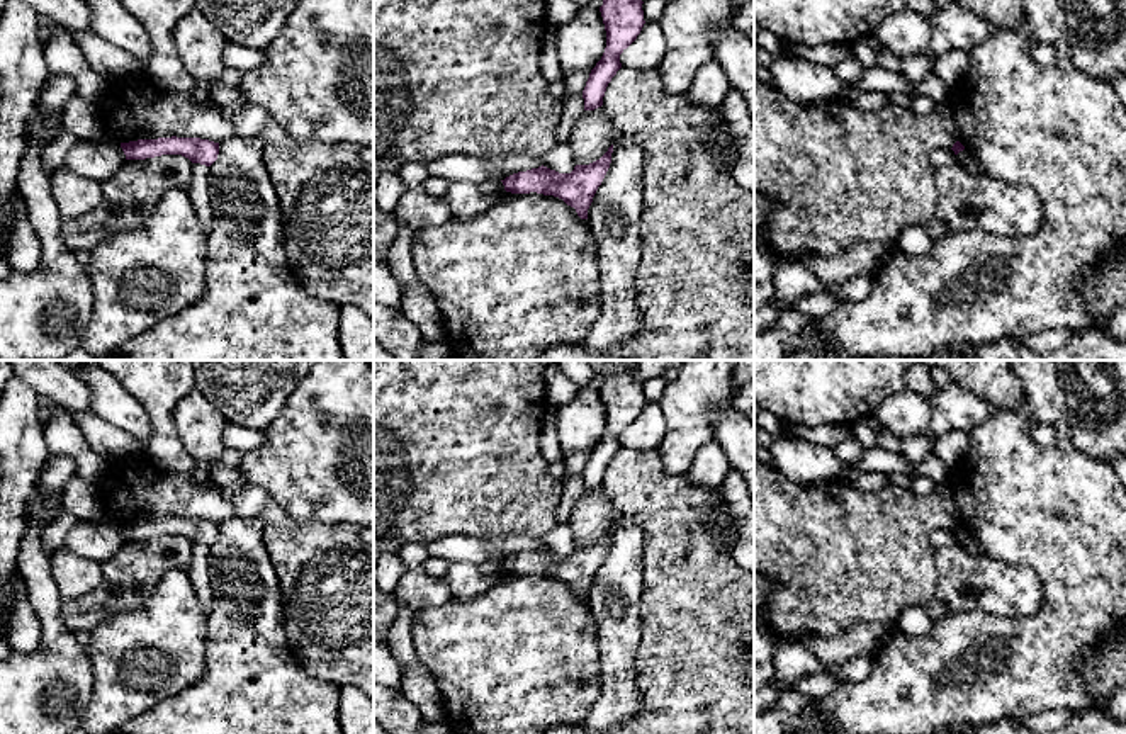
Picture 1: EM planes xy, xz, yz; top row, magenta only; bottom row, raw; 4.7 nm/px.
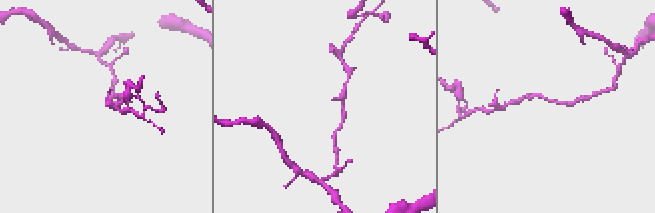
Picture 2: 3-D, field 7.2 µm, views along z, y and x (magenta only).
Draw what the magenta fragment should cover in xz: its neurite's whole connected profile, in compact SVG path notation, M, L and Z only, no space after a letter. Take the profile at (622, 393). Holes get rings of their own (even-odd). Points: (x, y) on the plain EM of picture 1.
M611 360L605 370L600 392L606 411L606 428L583 471L584 491L603 486L606 467L622 449L620 435L637 420L645 404L637 364L637 360Z

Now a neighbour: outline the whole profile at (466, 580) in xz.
M501 561L452 562L443 579L450 588L452 600L472 600L506 576Z

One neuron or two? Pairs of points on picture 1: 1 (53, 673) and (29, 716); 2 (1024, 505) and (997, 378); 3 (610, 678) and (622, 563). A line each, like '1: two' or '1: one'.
1: one
2: two
3: one

